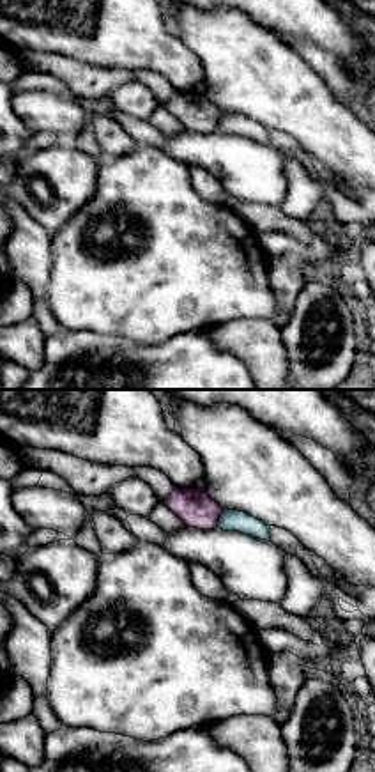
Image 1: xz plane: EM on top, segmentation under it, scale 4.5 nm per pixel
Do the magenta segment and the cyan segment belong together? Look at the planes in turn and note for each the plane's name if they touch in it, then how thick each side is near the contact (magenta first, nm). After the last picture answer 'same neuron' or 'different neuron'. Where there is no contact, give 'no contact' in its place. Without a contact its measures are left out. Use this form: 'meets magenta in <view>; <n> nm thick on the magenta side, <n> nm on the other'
meets magenta in xz; 170 nm thick on the magenta side, 100 nm on the other

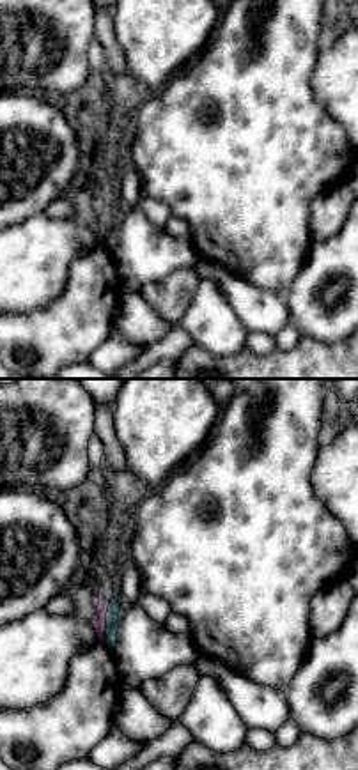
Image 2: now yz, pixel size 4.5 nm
meets magenta in yz; 70 nm thick on the magenta side, 60 nm on the other

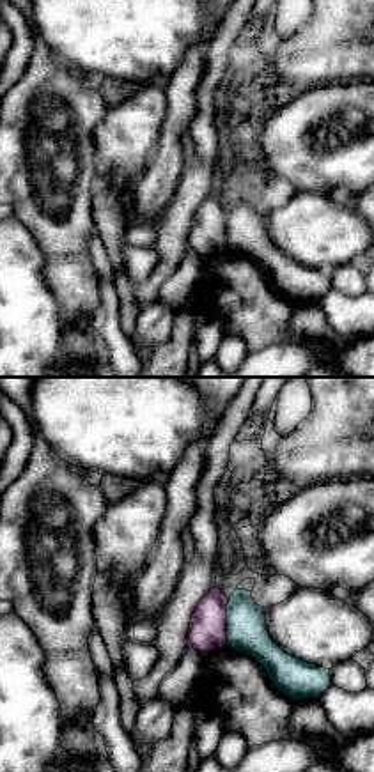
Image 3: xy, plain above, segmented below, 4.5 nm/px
meets magenta in xy; 180 nm thick on the magenta side, 180 nm on the other

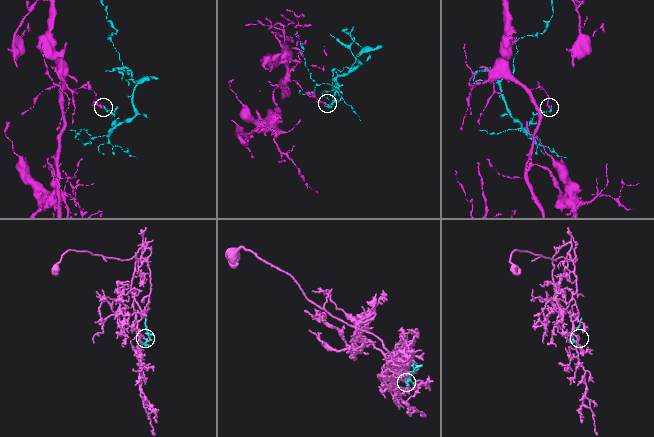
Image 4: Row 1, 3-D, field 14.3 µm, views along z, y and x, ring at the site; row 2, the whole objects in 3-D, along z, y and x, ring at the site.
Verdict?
different neuron

